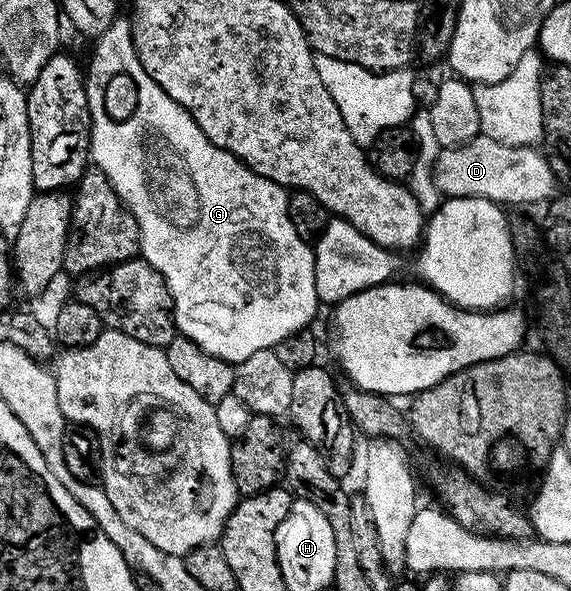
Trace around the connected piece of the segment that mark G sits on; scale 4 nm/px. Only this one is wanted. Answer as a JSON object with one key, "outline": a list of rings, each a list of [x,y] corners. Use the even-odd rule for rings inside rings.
{"outline":[[[112,20],[106,32],[94,42],[95,54],[91,57],[91,66],[86,66],[85,69],[87,111],[91,114],[90,160],[94,168],[106,175],[109,183],[115,188],[115,194],[137,219],[142,260],[148,261],[165,279],[171,296],[176,330],[193,343],[200,345],[209,355],[232,363],[249,359],[249,355],[262,349],[274,349],[281,343],[281,339],[306,330],[310,326],[307,324],[314,319],[315,312],[321,308],[315,282],[315,251],[297,231],[297,227],[293,227],[293,219],[287,209],[288,190],[278,185],[276,181],[257,175],[233,154],[217,147],[203,134],[201,127],[197,127],[197,123],[189,115],[189,111],[185,111],[185,107],[169,99],[169,95],[165,95],[165,91],[161,91],[161,87],[157,87],[157,83],[149,79],[145,67],[141,67],[139,56],[135,53],[135,44],[131,42],[130,24],[126,20],[119,20]]]}

